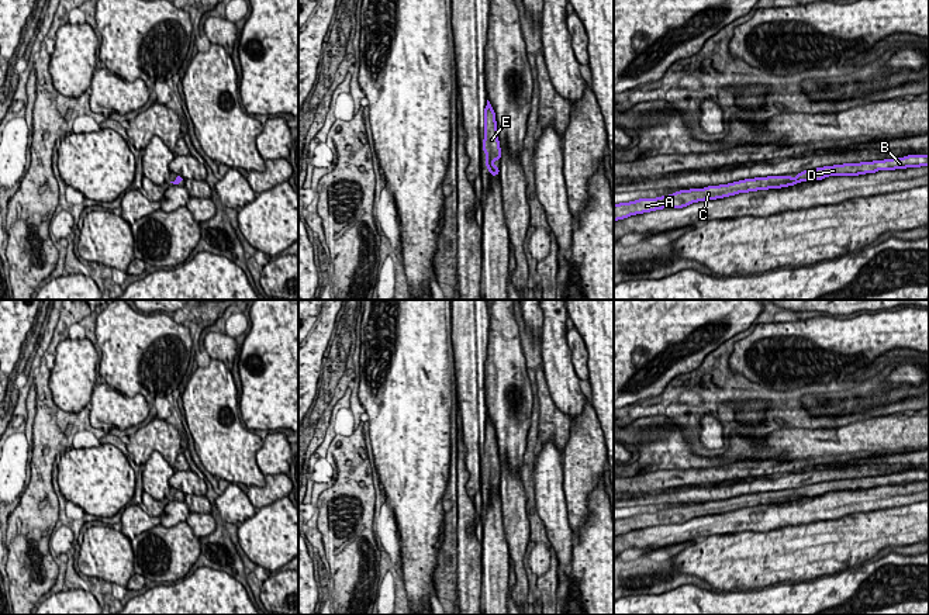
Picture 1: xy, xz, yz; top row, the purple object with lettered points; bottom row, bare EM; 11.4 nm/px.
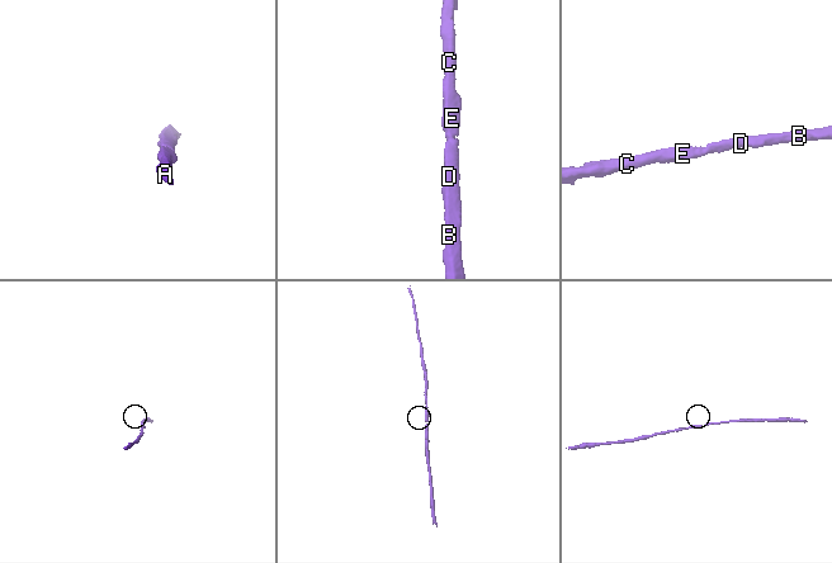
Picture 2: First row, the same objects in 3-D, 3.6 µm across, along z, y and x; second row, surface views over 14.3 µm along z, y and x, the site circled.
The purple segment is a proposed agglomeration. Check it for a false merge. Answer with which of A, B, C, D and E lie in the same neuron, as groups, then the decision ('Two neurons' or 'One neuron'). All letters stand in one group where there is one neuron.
Groups: A B C D E. One neuron

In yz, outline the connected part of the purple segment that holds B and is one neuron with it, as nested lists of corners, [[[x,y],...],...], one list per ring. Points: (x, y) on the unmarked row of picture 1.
[[[908,470],[904,473],[892,473],[884,476],[843,478],[833,481],[823,481],[811,486],[804,486],[792,491],[767,491],[745,494],[728,500],[708,501],[704,504],[690,504],[674,507],[669,511],[656,514],[639,514],[629,518],[614,519],[614,536],[628,533],[631,531],[650,528],[663,524],[683,524],[693,518],[716,515],[739,508],[749,508],[757,505],[781,504],[794,501],[801,497],[816,497],[829,491],[859,491],[866,488],[876,488],[878,486],[895,486],[906,483],[929,481],[929,470]]]

